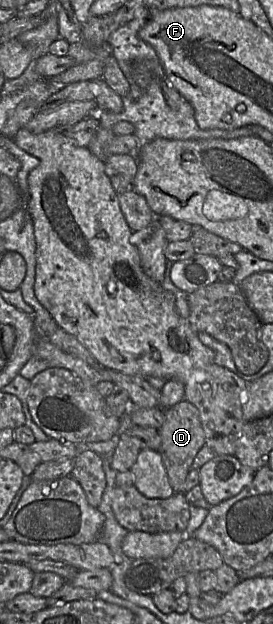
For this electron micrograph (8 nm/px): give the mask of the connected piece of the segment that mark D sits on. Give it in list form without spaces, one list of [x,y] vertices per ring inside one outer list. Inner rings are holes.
[[[186,399],[165,409],[164,414],[164,422],[157,429],[161,437],[158,452],[162,457],[173,490],[175,493],[181,493],[195,457],[206,443],[205,433],[201,425],[199,410]]]

